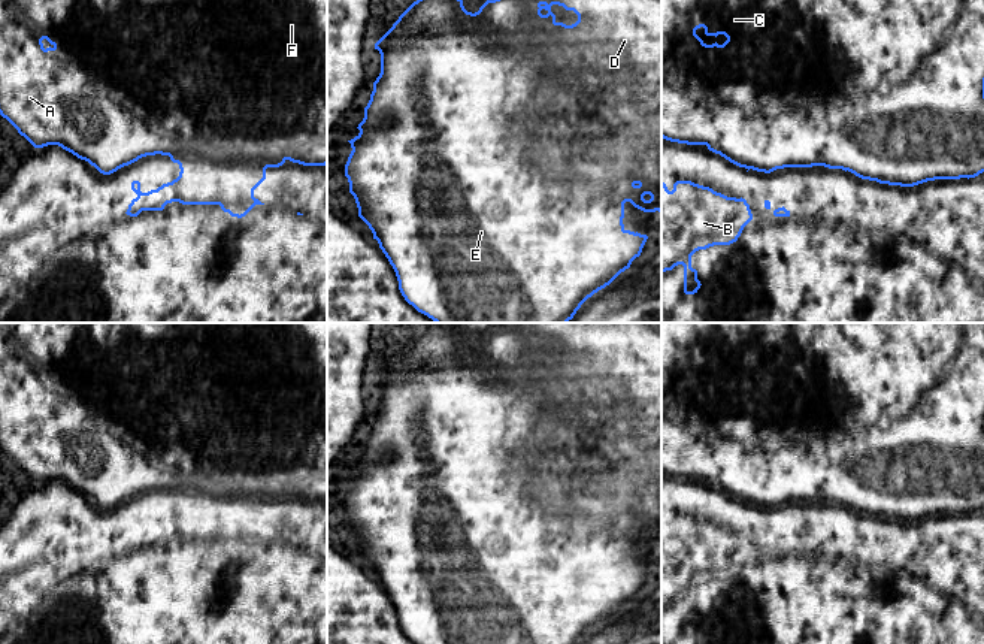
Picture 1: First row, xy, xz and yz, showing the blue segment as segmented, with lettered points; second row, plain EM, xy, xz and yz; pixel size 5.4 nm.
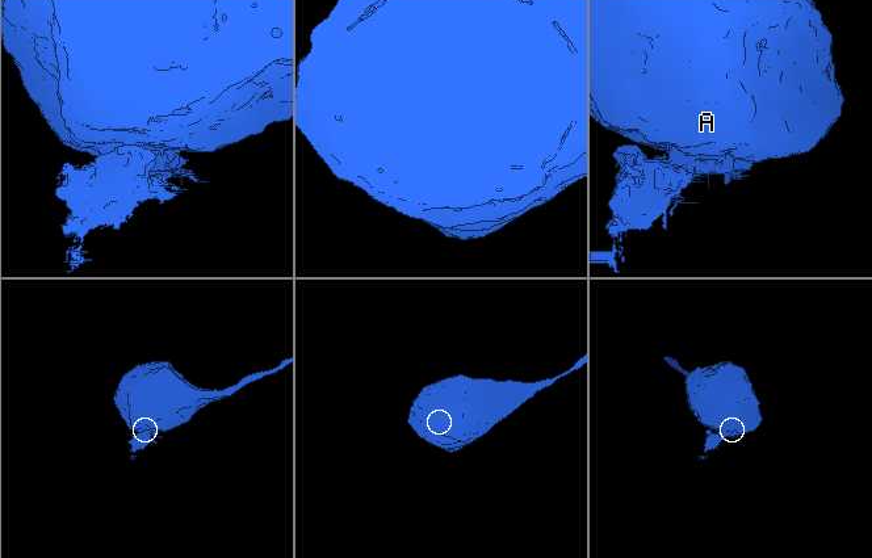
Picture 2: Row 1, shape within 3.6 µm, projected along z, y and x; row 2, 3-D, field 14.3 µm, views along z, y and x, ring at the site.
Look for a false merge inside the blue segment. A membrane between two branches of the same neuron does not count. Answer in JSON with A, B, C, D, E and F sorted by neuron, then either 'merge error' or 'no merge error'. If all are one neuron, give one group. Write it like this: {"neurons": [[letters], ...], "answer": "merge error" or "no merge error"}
{"neurons": [["A", "C", "E", "F"], ["B", "D"]], "answer": "merge error"}

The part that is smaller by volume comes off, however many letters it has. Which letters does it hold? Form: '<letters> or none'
B, D

